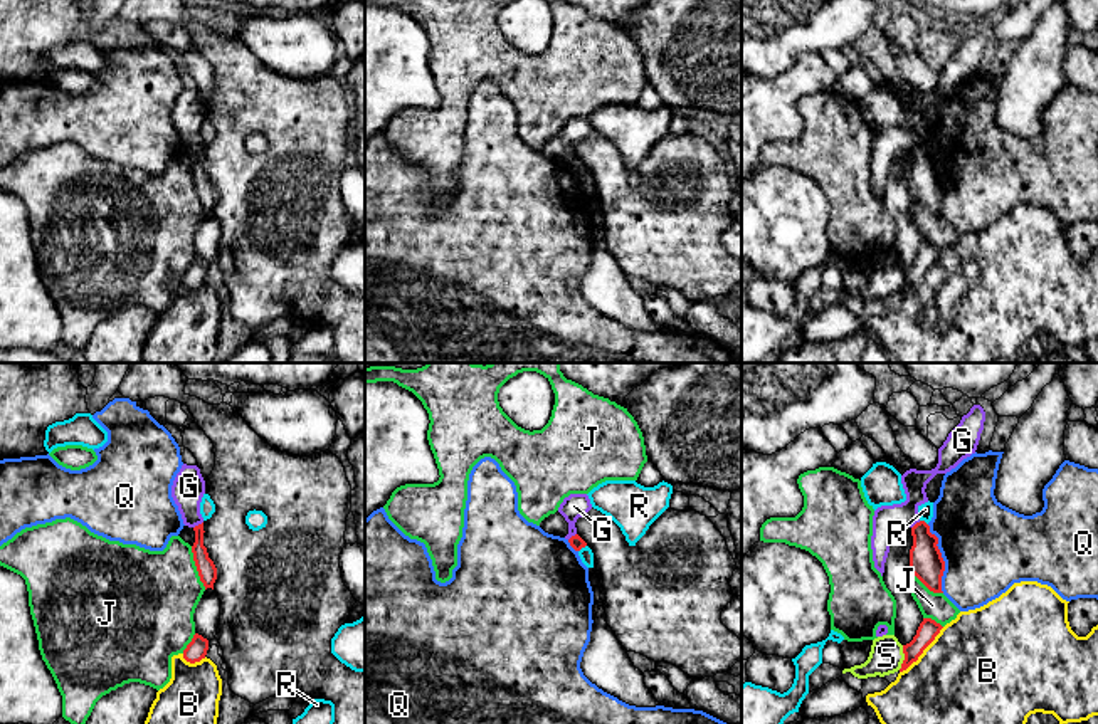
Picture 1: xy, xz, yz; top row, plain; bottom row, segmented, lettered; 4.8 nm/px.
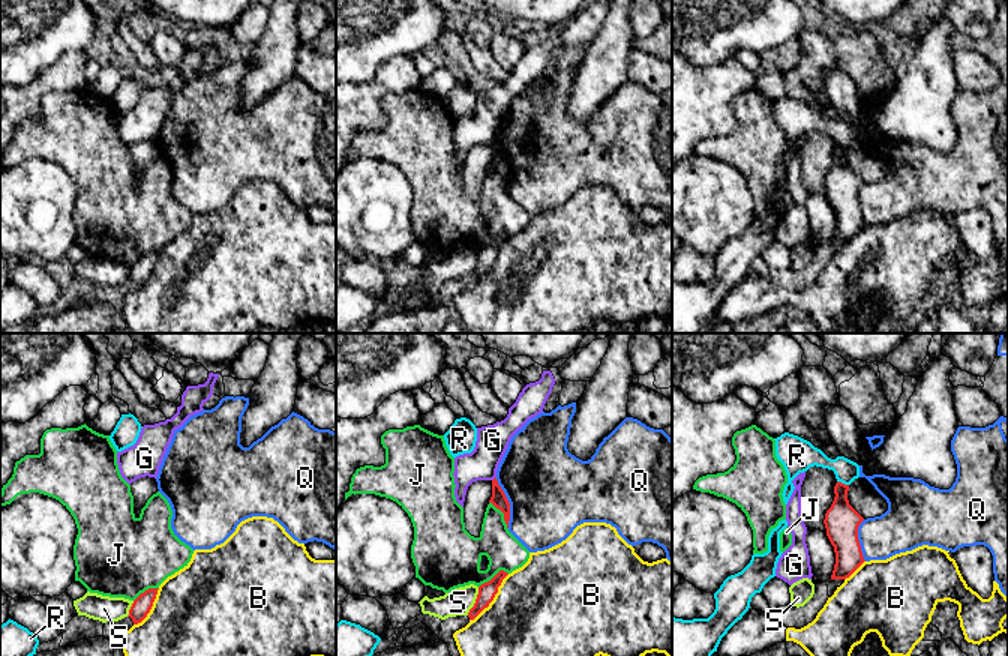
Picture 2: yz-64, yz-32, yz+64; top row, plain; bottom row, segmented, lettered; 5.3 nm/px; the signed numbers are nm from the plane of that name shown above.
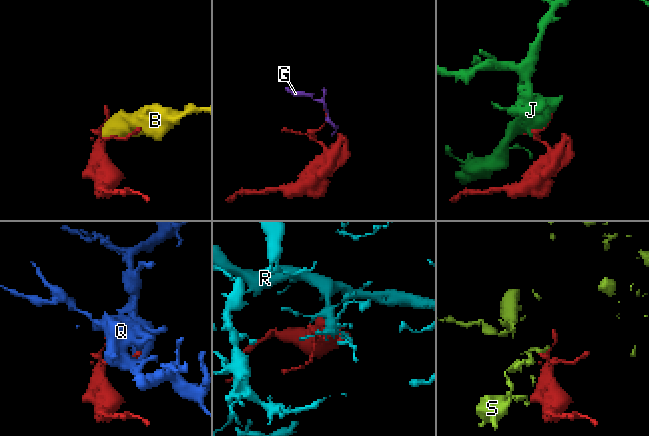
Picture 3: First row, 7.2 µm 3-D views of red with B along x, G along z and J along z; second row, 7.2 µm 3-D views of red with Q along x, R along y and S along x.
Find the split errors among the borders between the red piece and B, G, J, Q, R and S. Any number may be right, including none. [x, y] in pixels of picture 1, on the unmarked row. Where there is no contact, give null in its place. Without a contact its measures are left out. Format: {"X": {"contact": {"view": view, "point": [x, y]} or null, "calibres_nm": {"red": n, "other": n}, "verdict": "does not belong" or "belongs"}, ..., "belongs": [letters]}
{"B": {"contact": {"view": "yz", "point": [922, 276]}, "calibres_nm": {"red": 100, "other": 500}, "verdict": "does not belong"}, "G": {"contact": {"view": "xy", "point": [199, 148]}, "calibres_nm": {"red": 90, "other": 160}, "verdict": "does not belong"}, "J": {"contact": {"view": "xy", "point": [197, 192]}, "calibres_nm": {"red": 90, "other": 420}, "verdict": "does not belong"}, "Q": {"contact": {"view": "yz", "point": [942, 182]}, "calibres_nm": {"red": 160, "other": 420}, "verdict": "does not belong"}, "R": {"contact": {"view": "xy", "point": [313, 355]}, "calibres_nm": {"red": 100, "other": 140}, "verdict": "does not belong"}, "S": {"contact": {"view": "yz", "point": [905, 281]}, "calibres_nm": {"red": 100, "other": 160}, "verdict": "does not belong"}, "belongs": []}

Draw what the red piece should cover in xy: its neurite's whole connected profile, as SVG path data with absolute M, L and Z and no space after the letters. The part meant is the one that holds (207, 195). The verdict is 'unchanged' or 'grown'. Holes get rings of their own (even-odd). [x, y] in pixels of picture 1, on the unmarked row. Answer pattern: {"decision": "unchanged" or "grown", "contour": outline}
{"decision": "unchanged", "contour": "M203 146L193 151L195 155L195 166L192 170L193 185L200 200L200 205L203 207L205 213L212 212L217 203L217 191L214 185L209 181L207 171L203 170Z"}

